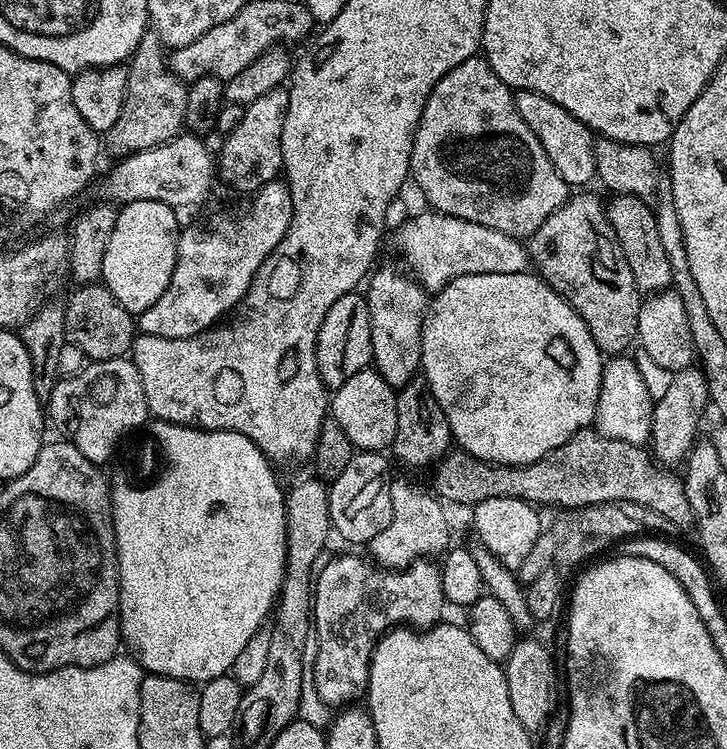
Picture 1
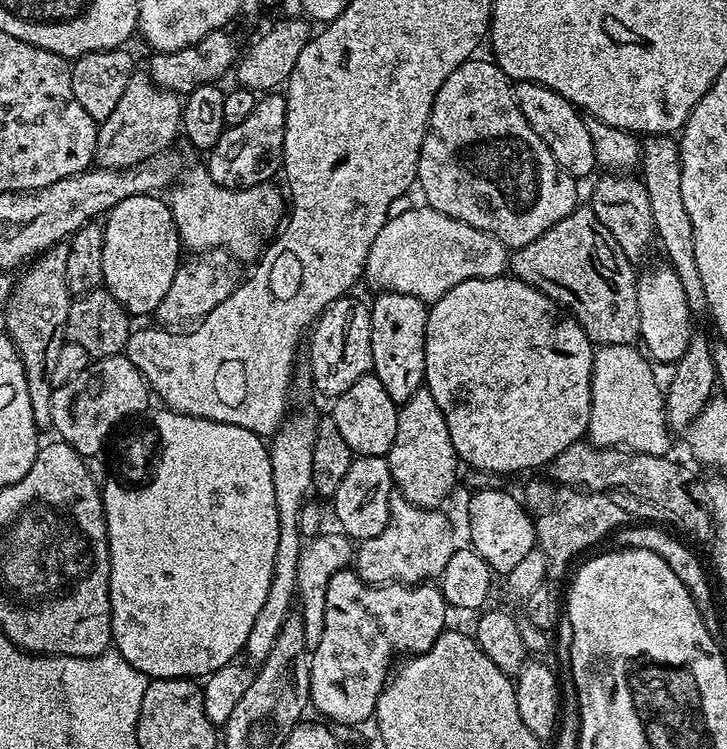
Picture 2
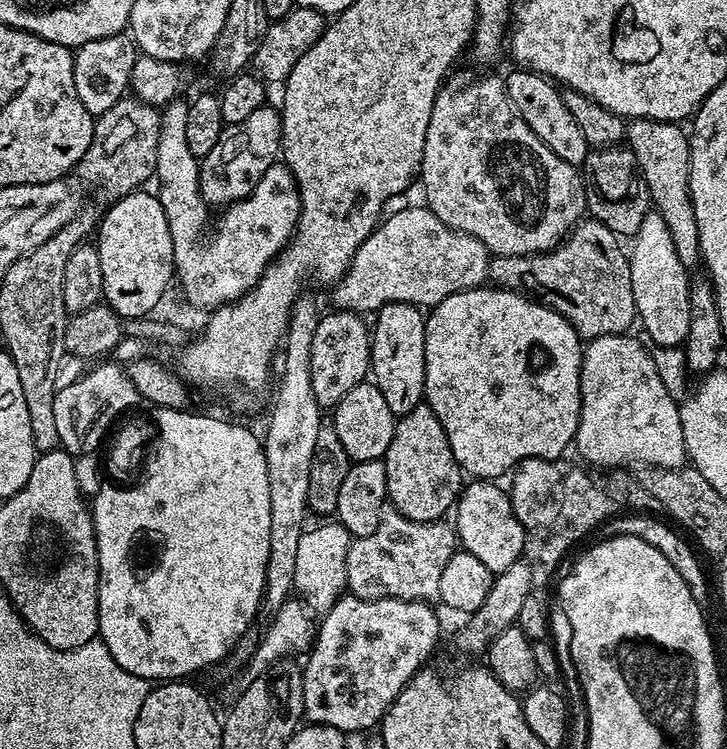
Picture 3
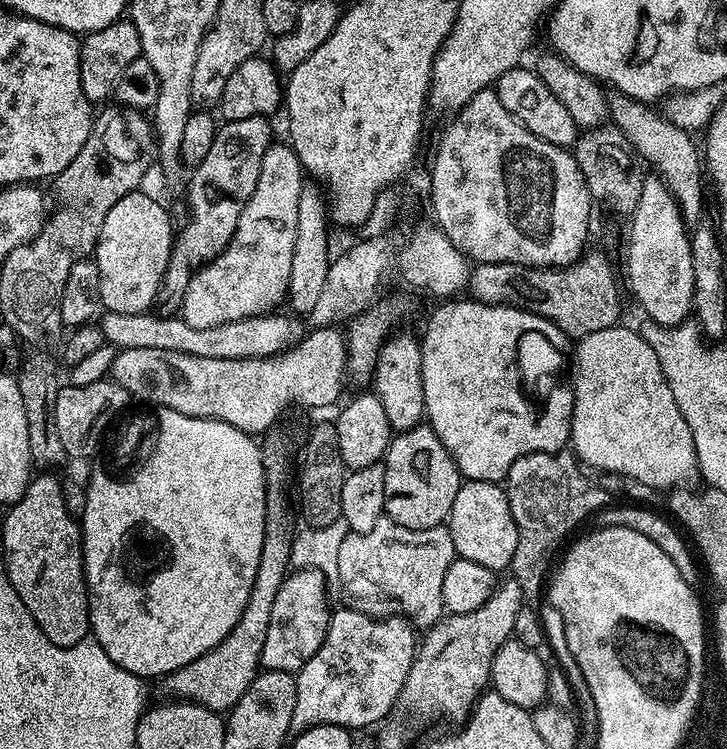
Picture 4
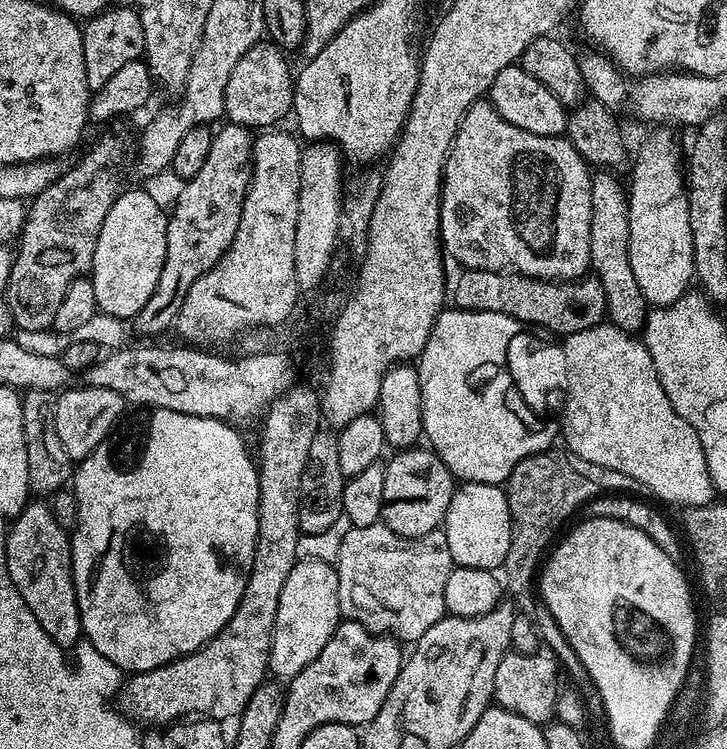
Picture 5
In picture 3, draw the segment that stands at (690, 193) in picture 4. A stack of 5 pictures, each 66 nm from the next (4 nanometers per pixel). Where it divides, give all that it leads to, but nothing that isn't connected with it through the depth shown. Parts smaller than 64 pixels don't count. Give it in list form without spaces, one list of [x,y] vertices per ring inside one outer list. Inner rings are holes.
[[[630,120],[626,124],[626,144],[631,148],[636,167],[648,187],[648,199],[651,207],[666,222],[666,230],[670,230],[670,238],[674,238],[674,250],[678,250],[678,258],[682,258],[682,266],[689,270],[701,267],[700,243],[698,242],[698,218],[694,216],[694,202],[690,198],[690,146],[689,133],[684,132],[679,123],[667,120]]]

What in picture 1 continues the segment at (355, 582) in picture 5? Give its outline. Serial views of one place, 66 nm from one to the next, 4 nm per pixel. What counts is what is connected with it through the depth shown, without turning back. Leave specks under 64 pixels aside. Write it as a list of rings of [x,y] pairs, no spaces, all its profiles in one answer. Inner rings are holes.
[[[400,478],[393,479],[390,486],[390,506],[390,526],[386,526],[382,534],[374,534],[374,538],[366,545],[367,551],[372,551],[371,559],[379,567],[385,570],[408,568],[418,559],[436,558],[436,555],[439,557],[449,551],[448,516],[444,513],[445,505],[431,491],[423,492],[422,489],[415,488]]]

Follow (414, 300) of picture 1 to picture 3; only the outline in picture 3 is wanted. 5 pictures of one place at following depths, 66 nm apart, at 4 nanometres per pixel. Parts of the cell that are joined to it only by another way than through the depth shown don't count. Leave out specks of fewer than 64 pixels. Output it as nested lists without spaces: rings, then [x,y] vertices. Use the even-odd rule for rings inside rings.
[[[385,304],[375,313],[376,328],[370,332],[371,367],[370,376],[378,390],[382,390],[382,398],[386,398],[386,406],[397,418],[410,414],[424,400],[424,375],[426,374],[426,330],[425,313],[413,304]]]

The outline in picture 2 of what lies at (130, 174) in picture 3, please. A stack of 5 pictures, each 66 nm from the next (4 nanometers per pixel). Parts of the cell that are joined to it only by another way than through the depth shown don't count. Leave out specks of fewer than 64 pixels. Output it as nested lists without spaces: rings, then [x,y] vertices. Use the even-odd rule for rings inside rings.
[[[136,70],[132,73],[132,81],[122,90],[122,99],[118,106],[114,106],[114,114],[110,118],[99,121],[96,130],[96,155],[95,163],[100,168],[134,168],[136,165],[146,162],[150,158],[167,153],[168,148],[175,142],[176,136],[182,132],[182,100],[177,93],[167,92],[160,88],[151,78],[147,71]]]

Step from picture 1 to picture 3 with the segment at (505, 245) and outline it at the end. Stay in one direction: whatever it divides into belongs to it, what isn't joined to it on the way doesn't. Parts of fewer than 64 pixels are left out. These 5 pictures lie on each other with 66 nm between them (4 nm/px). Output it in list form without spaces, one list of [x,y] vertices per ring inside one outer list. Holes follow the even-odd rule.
[[[410,204],[387,215],[367,236],[346,275],[333,285],[332,306],[357,314],[395,303],[431,308],[450,294],[481,287],[488,280],[491,257],[485,244],[472,235],[446,226],[427,206]]]

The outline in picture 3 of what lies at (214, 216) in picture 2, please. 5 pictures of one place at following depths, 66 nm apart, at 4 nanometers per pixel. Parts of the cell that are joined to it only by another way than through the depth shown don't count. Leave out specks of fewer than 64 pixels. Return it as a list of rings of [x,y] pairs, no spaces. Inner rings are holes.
[[[177,98],[163,109],[160,117],[160,133],[158,134],[158,158],[156,159],[156,171],[154,173],[155,179],[160,179],[160,192],[158,191],[158,199],[162,210],[166,214],[166,226],[170,226],[170,242],[174,246],[174,258],[176,263],[174,265],[175,275],[178,277],[178,284],[184,287],[184,296],[196,308],[208,308],[207,310],[215,310],[221,308],[223,304],[231,304],[233,300],[238,299],[239,296],[245,296],[251,288],[256,287],[256,283],[262,278],[262,274],[268,269],[269,264],[279,256],[285,244],[291,240],[294,233],[296,233],[296,223],[300,217],[300,187],[296,185],[296,180],[292,176],[292,171],[289,170],[288,165],[283,162],[272,164],[266,170],[266,174],[252,187],[252,192],[244,200],[238,200],[235,204],[227,205],[223,209],[224,217],[220,220],[220,225],[216,228],[216,233],[208,239],[205,234],[208,230],[208,212],[210,206],[200,197],[200,166],[198,158],[194,154],[190,154],[190,146],[186,146],[186,114],[188,113],[188,104],[183,99]]]

